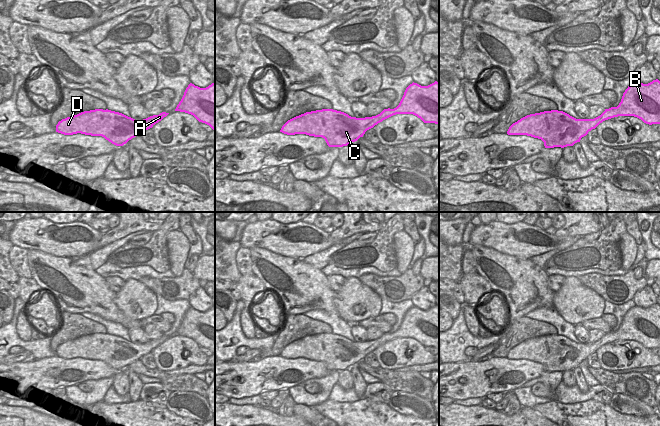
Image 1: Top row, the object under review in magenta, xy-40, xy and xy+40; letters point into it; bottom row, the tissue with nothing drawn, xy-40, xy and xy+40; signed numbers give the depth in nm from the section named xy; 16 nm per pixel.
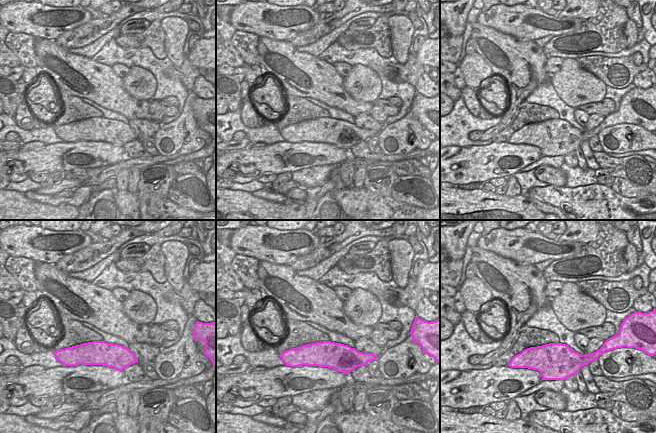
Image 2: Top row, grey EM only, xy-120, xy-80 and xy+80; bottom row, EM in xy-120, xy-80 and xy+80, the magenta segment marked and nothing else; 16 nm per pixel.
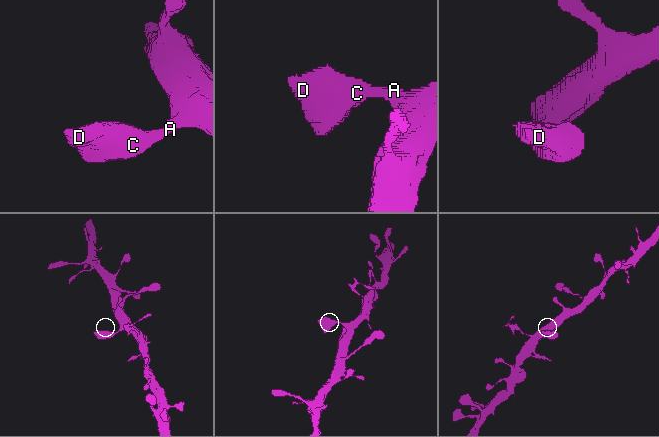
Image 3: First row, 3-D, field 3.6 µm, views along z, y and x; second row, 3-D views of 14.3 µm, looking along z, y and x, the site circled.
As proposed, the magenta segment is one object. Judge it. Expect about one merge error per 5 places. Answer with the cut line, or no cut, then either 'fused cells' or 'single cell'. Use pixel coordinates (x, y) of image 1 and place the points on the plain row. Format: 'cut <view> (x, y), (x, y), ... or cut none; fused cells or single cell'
cut none; single cell

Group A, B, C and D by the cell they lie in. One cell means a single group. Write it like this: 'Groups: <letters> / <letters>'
Groups: A B C D.

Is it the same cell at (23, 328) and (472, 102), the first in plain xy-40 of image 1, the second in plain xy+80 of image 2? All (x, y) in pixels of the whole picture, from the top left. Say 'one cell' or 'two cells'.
one cell

